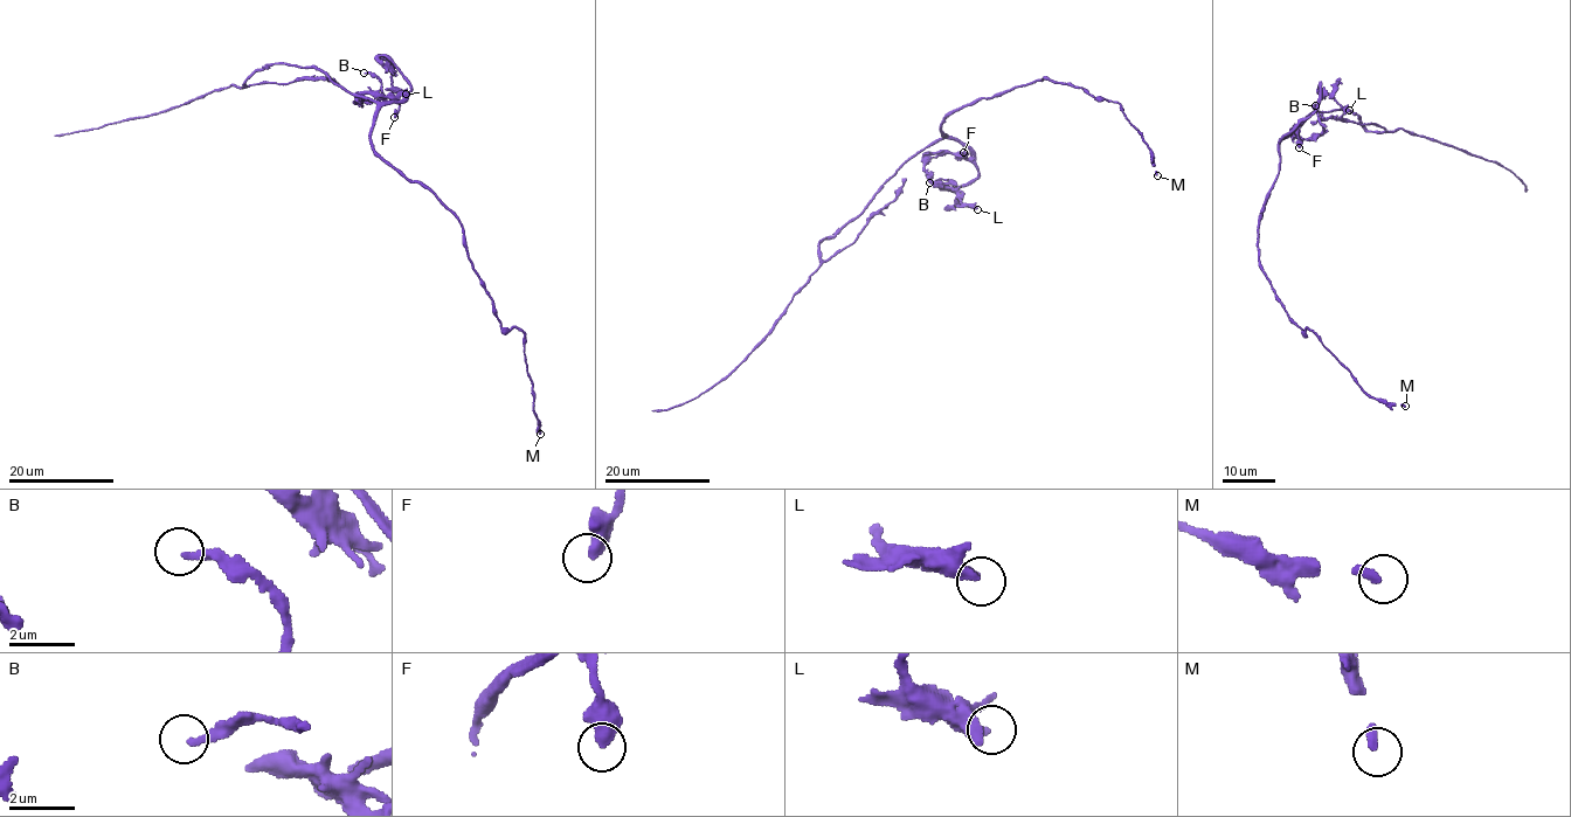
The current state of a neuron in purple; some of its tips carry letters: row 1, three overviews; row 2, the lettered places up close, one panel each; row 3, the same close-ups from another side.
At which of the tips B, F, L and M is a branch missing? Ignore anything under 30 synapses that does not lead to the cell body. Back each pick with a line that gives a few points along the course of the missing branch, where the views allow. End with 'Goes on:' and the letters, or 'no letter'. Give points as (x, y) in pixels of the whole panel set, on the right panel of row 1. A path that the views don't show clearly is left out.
Goes on: no letter

